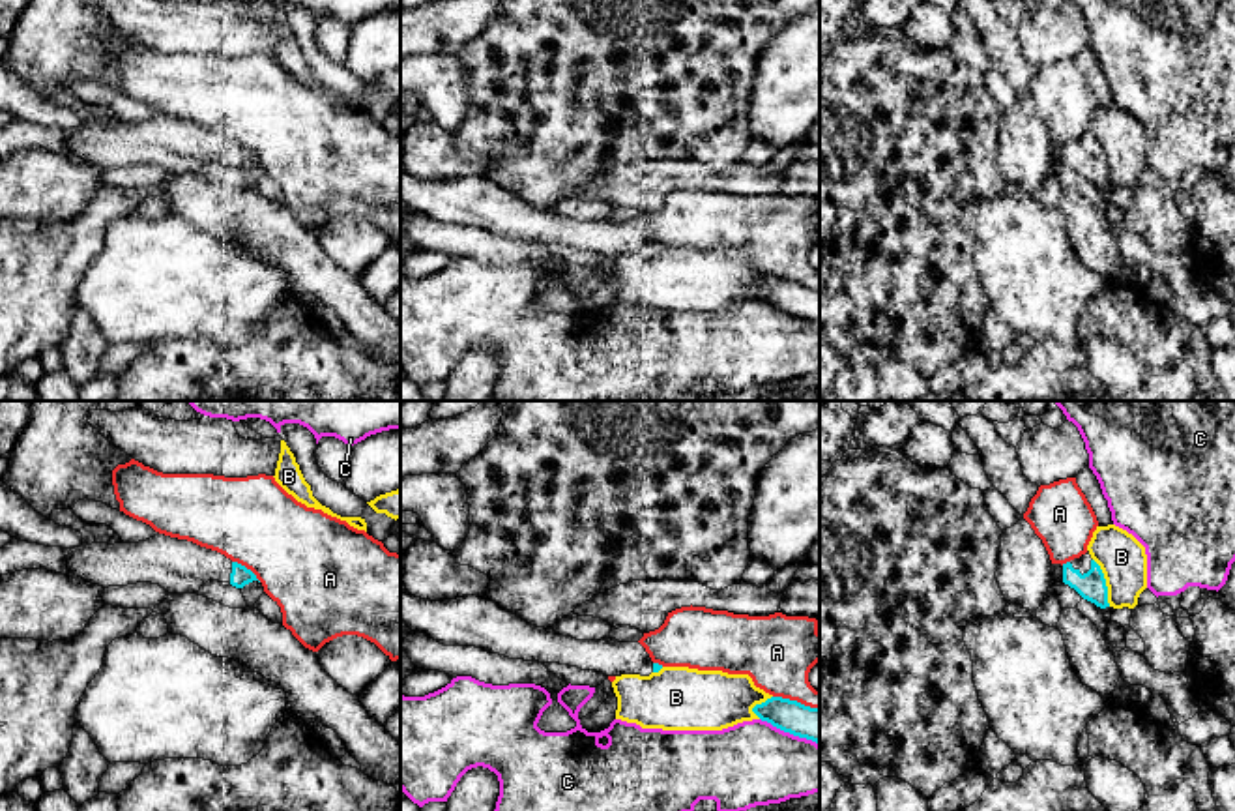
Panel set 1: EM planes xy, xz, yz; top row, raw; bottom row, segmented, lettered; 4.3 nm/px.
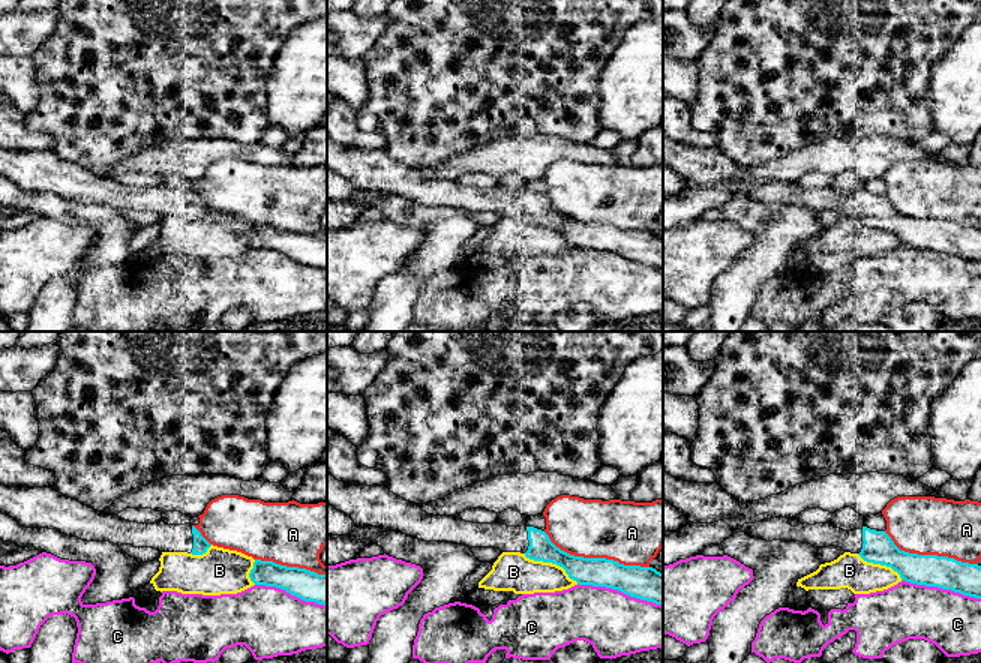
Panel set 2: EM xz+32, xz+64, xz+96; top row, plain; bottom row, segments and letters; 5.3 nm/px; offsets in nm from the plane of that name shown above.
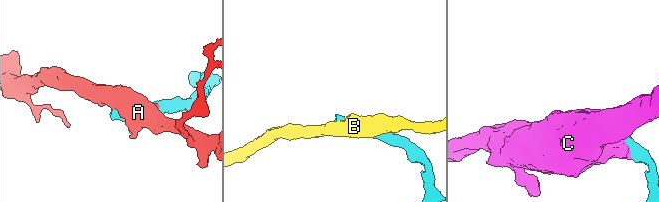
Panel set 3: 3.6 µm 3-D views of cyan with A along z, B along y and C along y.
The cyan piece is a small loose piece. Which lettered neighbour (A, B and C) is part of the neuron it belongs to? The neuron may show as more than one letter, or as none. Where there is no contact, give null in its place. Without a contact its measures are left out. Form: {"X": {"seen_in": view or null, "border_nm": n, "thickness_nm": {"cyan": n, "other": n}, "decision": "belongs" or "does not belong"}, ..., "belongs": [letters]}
{"A": {"seen_in": "xy", "border_nm": 160, "thickness_nm": {"cyan": 90, "other": 420}, "decision": "does not belong"}, "B": {"seen_in": "yz", "border_nm": 220, "thickness_nm": {"cyan": 120, "other": 200}, "decision": "does not belong"}, "C": {"seen_in": "xz", "border_nm": 280, "thickness_nm": {"cyan": 140, "other": 360}, "decision": "does not belong"}, "belongs": []}

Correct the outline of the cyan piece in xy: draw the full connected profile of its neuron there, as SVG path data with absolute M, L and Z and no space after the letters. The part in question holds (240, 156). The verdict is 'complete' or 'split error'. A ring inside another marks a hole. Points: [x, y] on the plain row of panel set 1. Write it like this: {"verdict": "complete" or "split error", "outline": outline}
{"verdict": "split error", "outline": "M165 114L138 124L82 124L69 131L65 146L69 157L103 169L152 163L168 174L196 174L208 161L236 169L258 161L225 135Z"}

